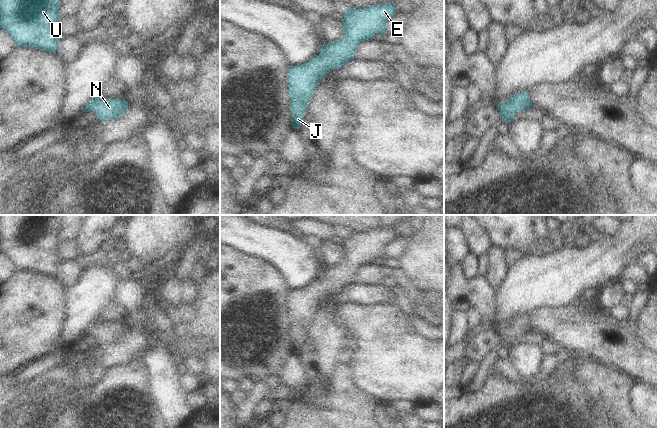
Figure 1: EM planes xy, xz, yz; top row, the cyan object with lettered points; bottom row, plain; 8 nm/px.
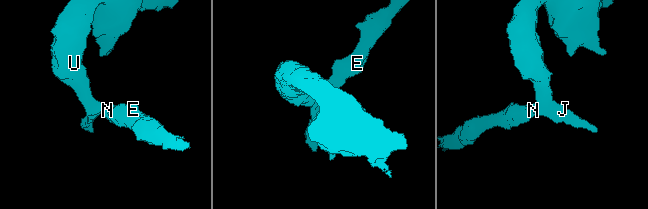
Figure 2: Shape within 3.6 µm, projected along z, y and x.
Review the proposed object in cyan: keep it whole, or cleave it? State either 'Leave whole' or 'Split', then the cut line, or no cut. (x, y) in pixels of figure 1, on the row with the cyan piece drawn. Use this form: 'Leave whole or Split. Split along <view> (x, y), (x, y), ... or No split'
Leave whole. No split.

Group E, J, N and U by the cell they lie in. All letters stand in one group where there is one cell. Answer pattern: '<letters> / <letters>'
E J N U

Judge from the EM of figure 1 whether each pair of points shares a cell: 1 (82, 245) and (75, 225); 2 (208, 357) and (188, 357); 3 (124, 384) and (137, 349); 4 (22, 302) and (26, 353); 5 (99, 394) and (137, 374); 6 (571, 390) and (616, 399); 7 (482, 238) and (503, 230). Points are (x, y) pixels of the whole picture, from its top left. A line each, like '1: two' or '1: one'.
1: two
2: two
3: two
4: one
5: one
6: two
7: two

